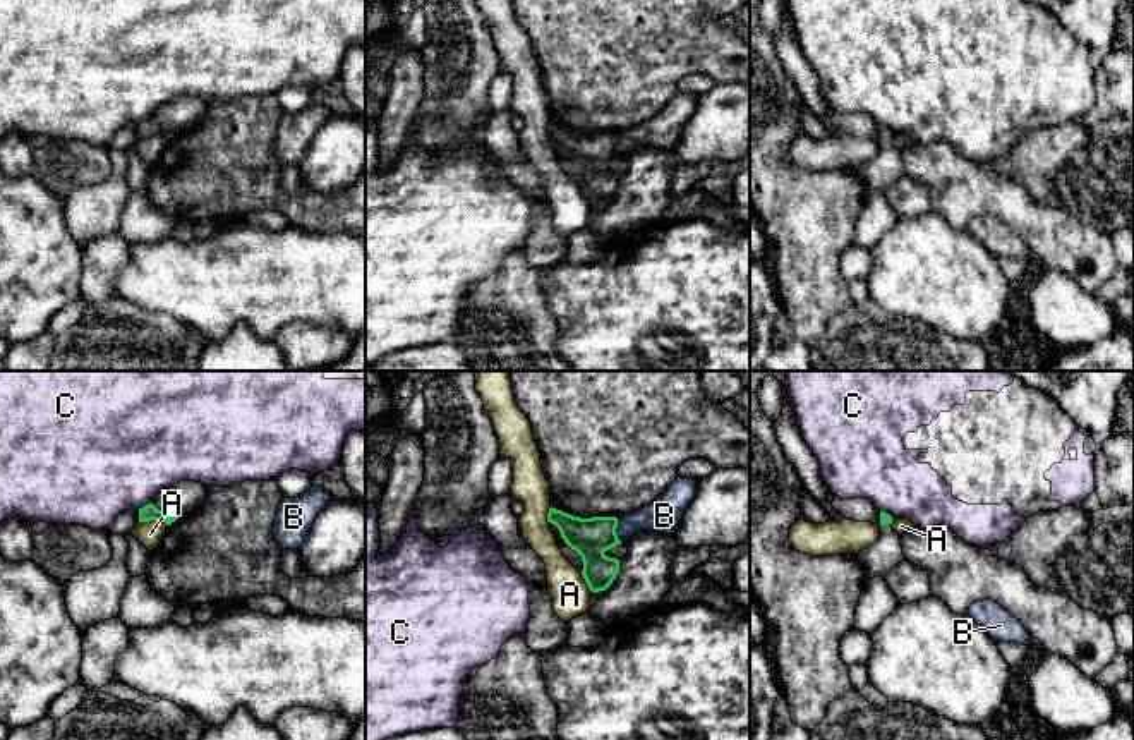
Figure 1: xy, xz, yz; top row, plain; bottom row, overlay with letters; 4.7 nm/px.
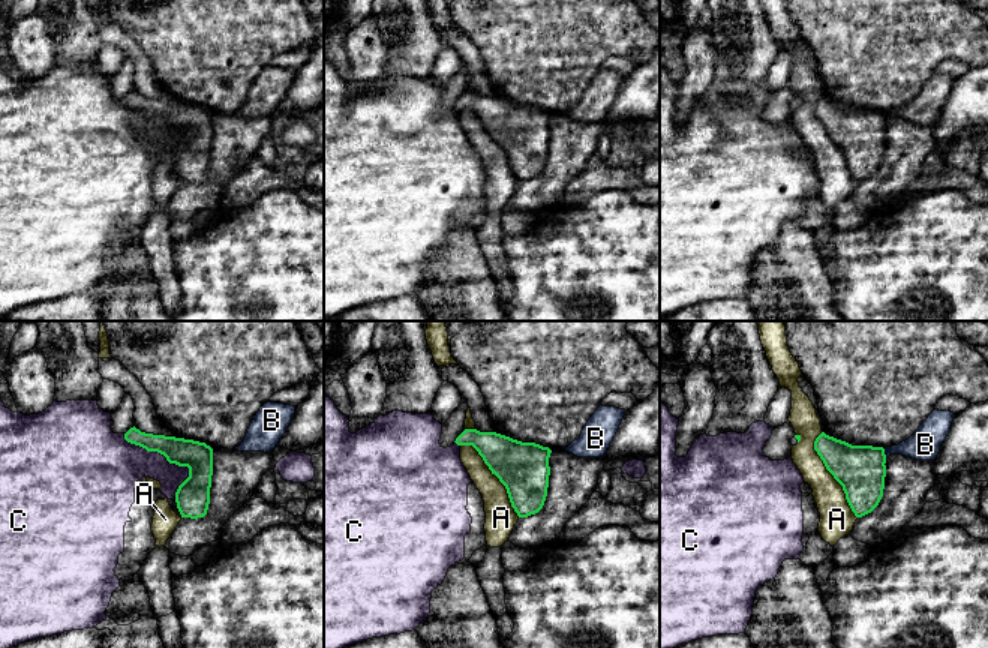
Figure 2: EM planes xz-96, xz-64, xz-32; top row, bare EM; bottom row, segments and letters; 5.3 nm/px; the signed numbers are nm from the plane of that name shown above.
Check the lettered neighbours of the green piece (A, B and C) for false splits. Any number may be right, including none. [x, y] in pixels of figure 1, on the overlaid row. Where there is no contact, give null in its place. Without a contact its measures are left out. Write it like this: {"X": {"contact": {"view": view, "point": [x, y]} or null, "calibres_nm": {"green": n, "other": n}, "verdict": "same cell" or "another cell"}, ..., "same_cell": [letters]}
{"A": {"contact": {"view": "xy", "point": [153, 519]}, "calibres_nm": {"green": 80, "other": 120}, "verdict": "another cell"}, "B": {"contact": {"view": "xz", "point": [615, 531]}, "calibres_nm": {"green": 180, "other": 160}, "verdict": "another cell"}, "C": {"contact": {"view": "xy", "point": [146, 505]}, "calibres_nm": {"green": 80, "other": 480}, "verdict": "another cell"}, "same_cell": []}

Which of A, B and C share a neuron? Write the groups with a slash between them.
A / B / C

